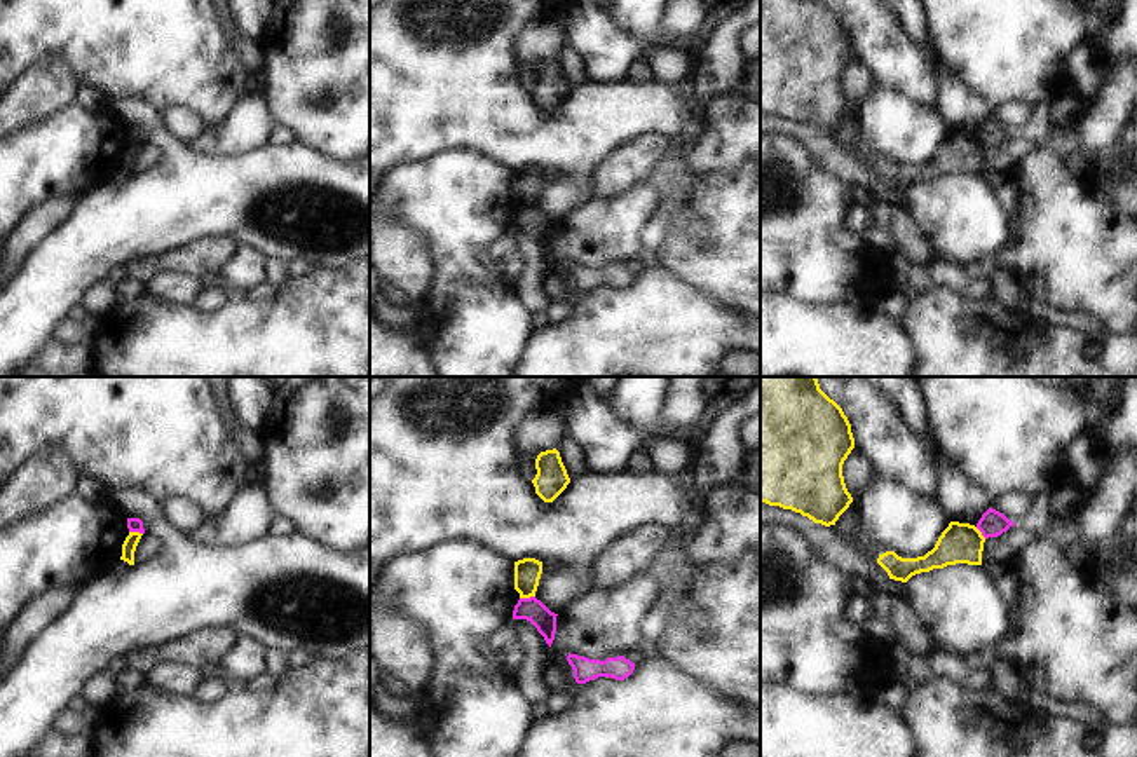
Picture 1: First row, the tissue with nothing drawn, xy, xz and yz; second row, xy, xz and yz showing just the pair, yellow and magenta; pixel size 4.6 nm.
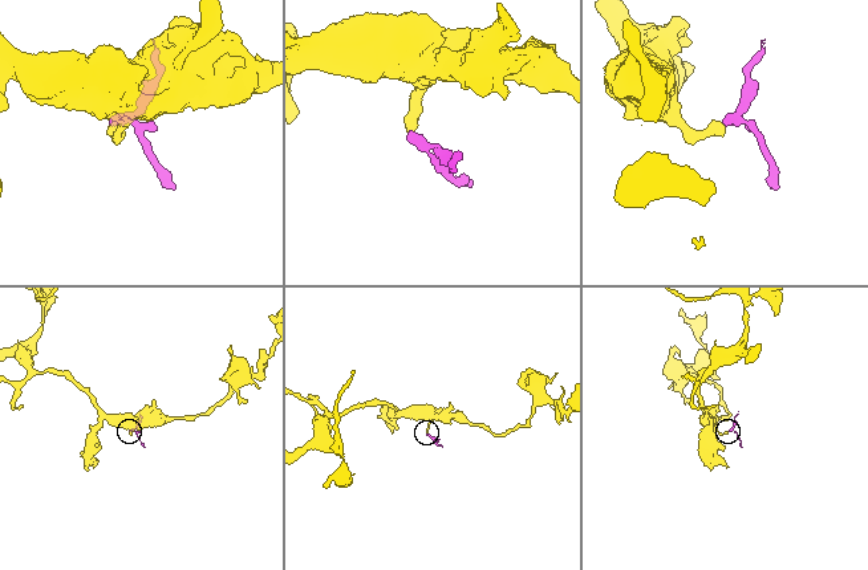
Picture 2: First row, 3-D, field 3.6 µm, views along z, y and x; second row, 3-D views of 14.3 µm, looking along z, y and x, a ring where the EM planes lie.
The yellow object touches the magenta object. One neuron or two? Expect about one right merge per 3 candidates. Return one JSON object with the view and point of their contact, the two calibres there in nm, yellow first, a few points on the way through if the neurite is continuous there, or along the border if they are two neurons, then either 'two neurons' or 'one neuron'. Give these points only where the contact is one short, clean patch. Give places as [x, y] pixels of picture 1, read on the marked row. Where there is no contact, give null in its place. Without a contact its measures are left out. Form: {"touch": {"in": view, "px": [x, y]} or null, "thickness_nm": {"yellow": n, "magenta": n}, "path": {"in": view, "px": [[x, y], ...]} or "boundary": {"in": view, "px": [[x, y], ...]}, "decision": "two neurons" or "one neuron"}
{"touch": {"in": "xz", "px": [527, 597]}, "thickness_nm": {"yellow": 130, "magenta": 110}, "boundary": {"in": "xz", "px": [[534, 595], [520, 599]]}, "decision": "two neurons"}

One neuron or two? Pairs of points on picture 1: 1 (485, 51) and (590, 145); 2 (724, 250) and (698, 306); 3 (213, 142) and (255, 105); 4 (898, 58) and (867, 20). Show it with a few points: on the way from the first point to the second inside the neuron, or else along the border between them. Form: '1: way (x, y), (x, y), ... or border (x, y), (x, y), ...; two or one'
1: way (494, 82), (551, 140), (558, 140); one
2: border (670, 269), (740, 313); two
3: way (224, 138), (246, 115); one
4: way (890, 49), (874, 28); one

